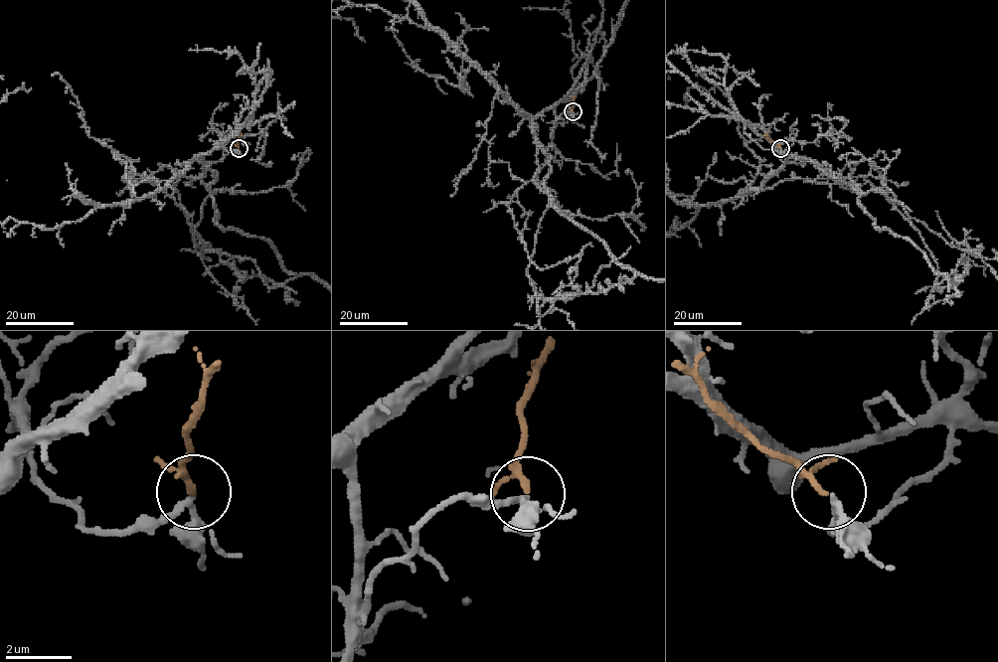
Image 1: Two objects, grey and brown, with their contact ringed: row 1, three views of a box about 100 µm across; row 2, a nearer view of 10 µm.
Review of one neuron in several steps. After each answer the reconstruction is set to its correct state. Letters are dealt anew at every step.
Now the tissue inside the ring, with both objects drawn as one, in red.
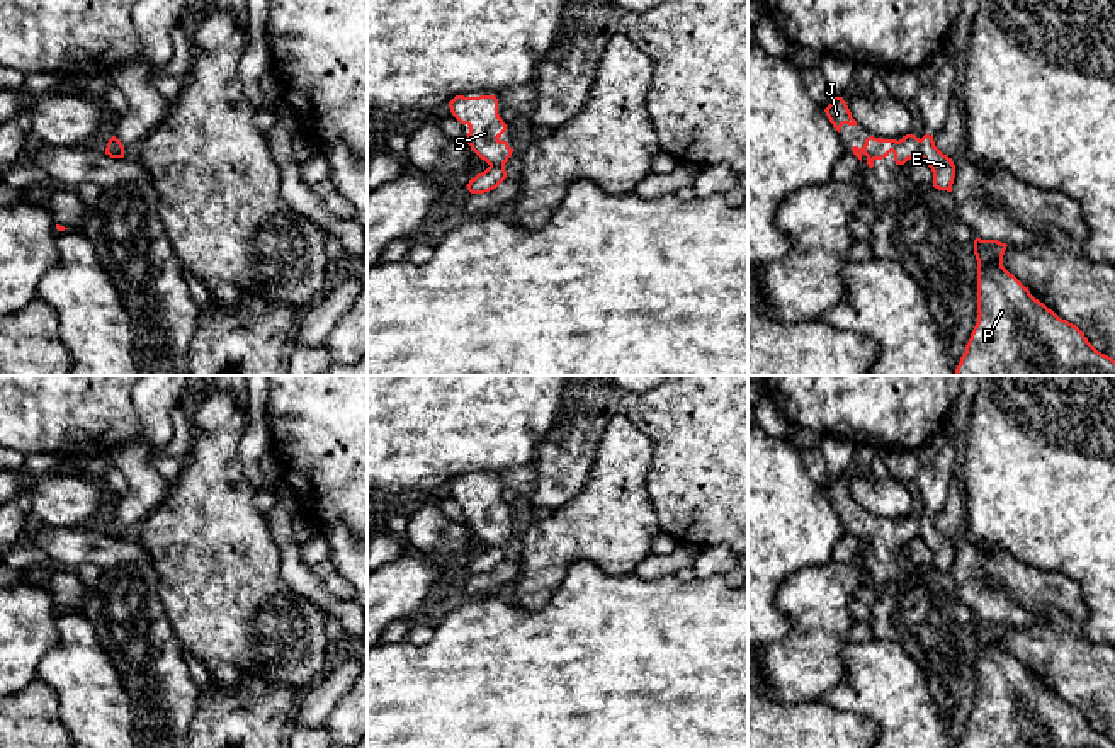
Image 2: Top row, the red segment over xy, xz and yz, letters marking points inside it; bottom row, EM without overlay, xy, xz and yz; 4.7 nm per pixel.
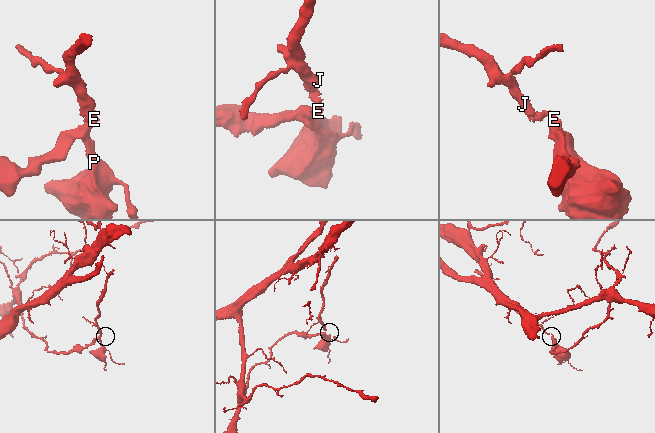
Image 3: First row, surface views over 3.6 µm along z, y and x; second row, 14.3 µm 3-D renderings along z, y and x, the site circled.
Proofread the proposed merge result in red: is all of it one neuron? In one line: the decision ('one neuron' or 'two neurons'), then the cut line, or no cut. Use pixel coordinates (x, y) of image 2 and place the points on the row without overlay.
two neurons; cut in xz along (490, 546), (503, 548)

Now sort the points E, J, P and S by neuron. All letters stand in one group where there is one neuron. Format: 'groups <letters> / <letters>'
groups E P / J S

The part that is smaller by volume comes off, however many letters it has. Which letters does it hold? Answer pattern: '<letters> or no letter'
J, S

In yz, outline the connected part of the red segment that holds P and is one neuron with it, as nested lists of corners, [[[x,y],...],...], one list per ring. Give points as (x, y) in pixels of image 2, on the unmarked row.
[[[974,620],[979,695],[957,748],[1115,748],[1003,648],[1006,627]]]

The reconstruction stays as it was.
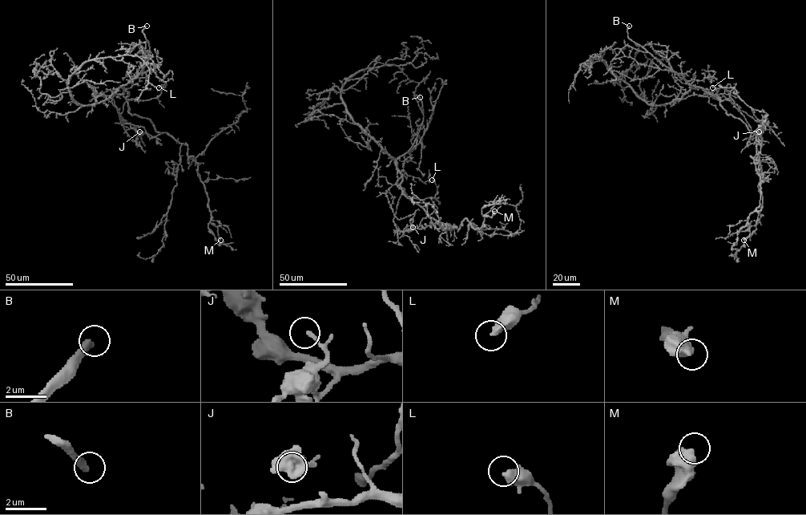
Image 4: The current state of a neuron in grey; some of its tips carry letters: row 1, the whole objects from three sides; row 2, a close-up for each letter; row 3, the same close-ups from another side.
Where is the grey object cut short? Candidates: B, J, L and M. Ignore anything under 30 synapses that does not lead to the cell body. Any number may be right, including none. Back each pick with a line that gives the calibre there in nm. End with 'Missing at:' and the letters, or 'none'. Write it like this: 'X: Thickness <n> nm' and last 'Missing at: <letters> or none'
B: Thickness 400 nm
Missing at: B

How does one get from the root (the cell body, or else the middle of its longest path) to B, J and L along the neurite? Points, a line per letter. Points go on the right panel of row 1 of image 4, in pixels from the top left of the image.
B: (709, 94), (699, 87), (690, 85), (633, 42), (627, 35), (629, 26)
J: (709, 94), (720, 101), (727, 99), (735, 103), (741, 110), (763, 123), (760, 135), (759, 131)
L: (709, 94), (720, 101), (731, 100), (730, 91), (725, 87), (719, 85), (712, 87)

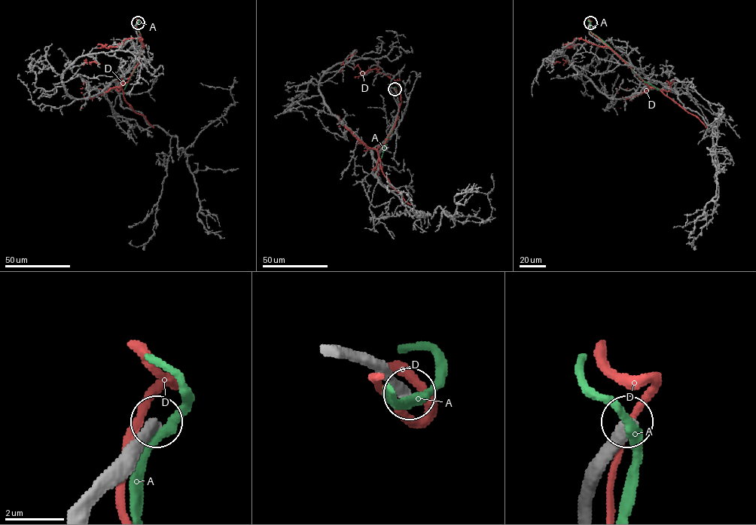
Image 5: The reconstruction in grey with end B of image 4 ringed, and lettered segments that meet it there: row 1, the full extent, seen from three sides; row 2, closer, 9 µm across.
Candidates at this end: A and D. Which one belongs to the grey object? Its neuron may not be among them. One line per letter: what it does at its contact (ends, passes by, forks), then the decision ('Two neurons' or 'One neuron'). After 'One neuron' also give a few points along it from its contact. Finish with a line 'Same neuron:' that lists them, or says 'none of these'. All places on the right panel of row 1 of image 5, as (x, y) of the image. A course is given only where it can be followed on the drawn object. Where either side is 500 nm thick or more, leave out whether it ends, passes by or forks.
A: It passes by. Two neurons
D: Two neurons
Same neuron: none of these

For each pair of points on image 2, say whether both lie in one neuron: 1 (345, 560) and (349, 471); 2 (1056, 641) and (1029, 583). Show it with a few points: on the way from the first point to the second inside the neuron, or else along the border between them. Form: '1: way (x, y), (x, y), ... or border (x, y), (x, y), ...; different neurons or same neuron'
1: border (349, 527), (342, 522), (333, 522), (318, 532); different neurons
2: way (1056, 628), (1056, 611), (1042, 597); same neuron

